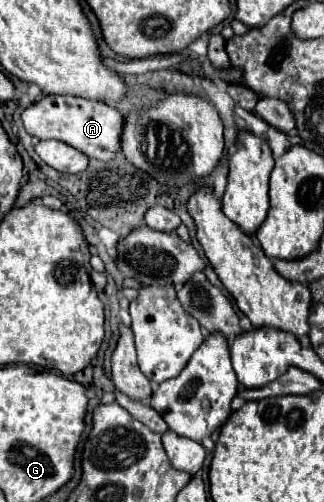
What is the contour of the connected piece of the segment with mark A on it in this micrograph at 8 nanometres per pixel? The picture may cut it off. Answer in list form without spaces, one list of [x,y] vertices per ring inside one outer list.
[[[45,96],[21,112],[21,122],[33,138],[61,140],[89,158],[103,162],[111,160],[121,150],[119,134],[123,130],[123,114],[99,100],[87,100],[81,96]]]

